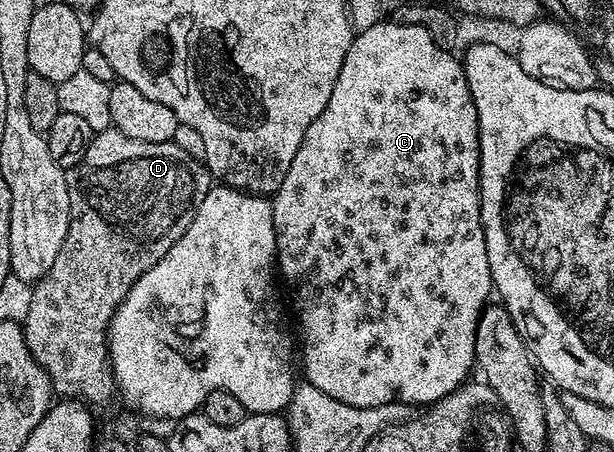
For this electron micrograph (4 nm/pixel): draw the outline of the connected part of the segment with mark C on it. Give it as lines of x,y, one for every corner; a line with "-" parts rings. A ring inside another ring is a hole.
391,18
358,33
351,41
349,54
345,54
341,74
337,74
325,110
321,110
313,126
305,130
305,138
301,138
301,146
297,154
293,154
289,174
285,174
285,182
275,191
271,209
277,272
282,283
283,280
287,283
287,292
295,307
295,320
299,323
297,336
301,341
301,372
307,375
304,376
306,383
317,386
317,390
329,394
329,398
337,398
337,402
358,408
376,408
382,404
430,406
470,377
467,375
471,368
473,372
476,367
477,322
492,299
493,285
479,205
477,106
473,94
469,94
469,82
460,57
454,51
437,46
429,30
410,22
394,24

